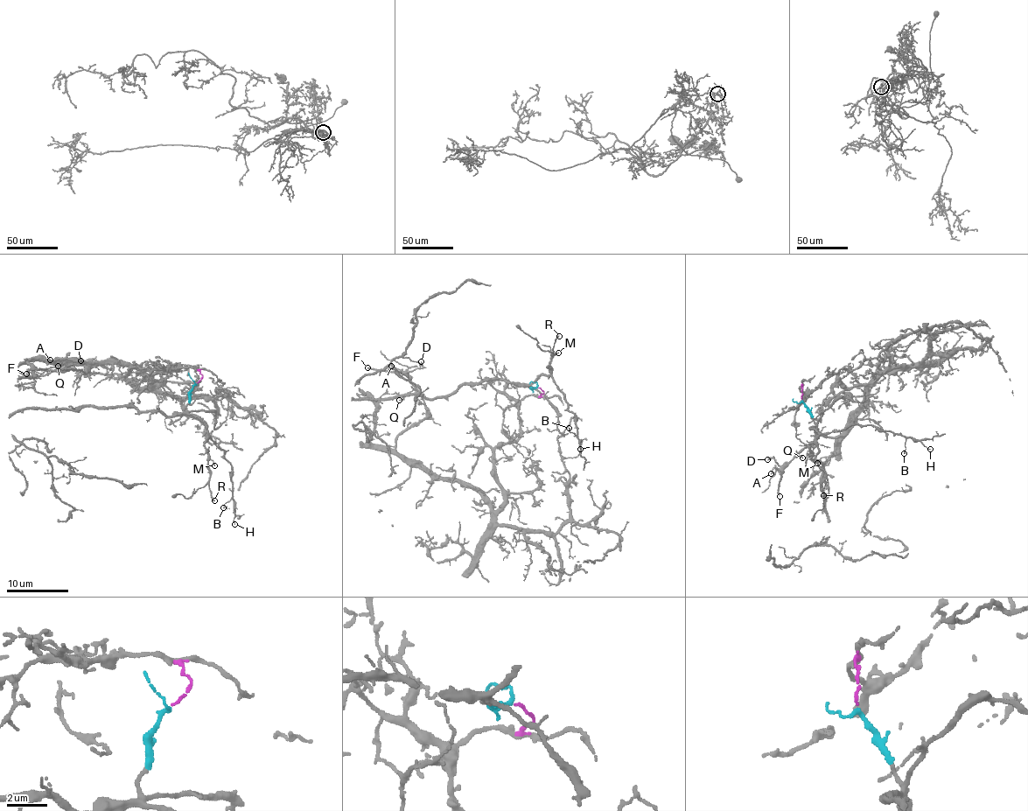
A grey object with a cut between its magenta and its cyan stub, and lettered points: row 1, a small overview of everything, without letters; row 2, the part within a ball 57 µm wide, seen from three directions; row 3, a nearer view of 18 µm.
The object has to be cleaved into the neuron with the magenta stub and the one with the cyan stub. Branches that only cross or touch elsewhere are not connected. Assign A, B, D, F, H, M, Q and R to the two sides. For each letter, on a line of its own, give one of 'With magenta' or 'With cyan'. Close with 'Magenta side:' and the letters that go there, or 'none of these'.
A: With magenta
B: With cyan
D: With magenta
F: With magenta
H: With cyan
M: With cyan
Q: With magenta
R: With cyan
Magenta side: A, D, F, Q

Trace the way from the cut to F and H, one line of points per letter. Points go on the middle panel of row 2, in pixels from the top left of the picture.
F: (537, 388), (495, 449), (496, 510), (402, 459), (423, 399), (367, 367)
H: (537, 388), (528, 386), (541, 374), (552, 377), (568, 402), (568, 410), (574, 413), (581, 449)

